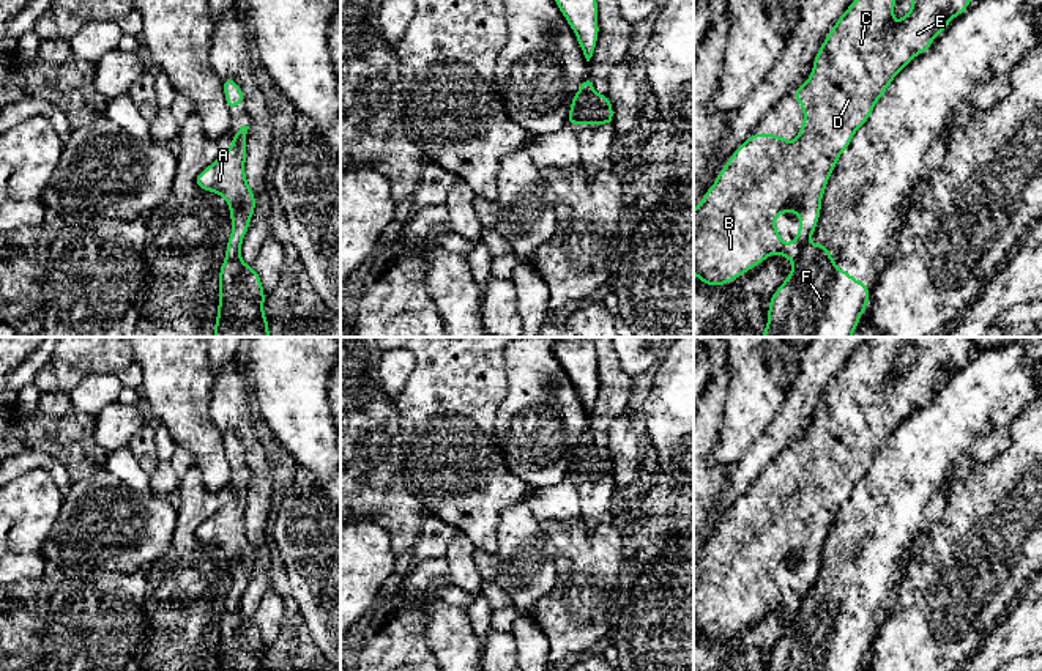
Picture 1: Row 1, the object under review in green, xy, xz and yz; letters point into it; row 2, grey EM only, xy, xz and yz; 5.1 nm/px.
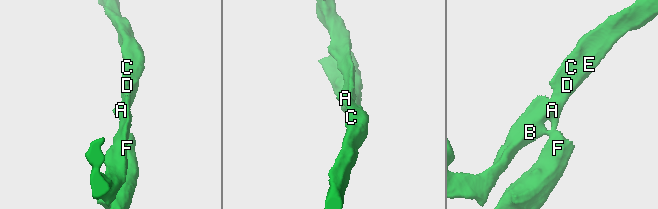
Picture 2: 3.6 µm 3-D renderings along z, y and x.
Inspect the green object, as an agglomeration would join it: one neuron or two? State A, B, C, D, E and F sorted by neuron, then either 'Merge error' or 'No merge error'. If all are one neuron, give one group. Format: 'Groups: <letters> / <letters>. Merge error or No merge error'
Groups: A B C D E / F. Merge error

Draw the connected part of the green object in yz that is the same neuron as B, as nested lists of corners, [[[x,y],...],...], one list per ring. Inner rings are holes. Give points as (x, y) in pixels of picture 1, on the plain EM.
[[[870,337],[839,370],[813,411],[809,432],[793,443],[802,460],[804,476],[795,495],[779,487],[755,487],[741,496],[714,537],[705,545],[694,562],[694,627],[708,639],[725,638],[746,627],[774,606],[796,616],[809,597],[821,565],[821,550],[828,532],[840,510],[850,499],[854,485],[865,477],[875,457],[884,447],[894,430],[919,406],[930,402],[955,369],[966,364],[974,353],[974,337]],[[902,342],[913,347],[911,364],[897,376],[894,359]],[[788,564],[799,569],[796,592],[783,597],[776,581],[776,569]]]

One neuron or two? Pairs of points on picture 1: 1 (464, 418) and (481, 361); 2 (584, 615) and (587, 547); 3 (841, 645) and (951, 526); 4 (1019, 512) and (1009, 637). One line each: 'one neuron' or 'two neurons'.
1: one neuron
2: one neuron
3: two neurons
4: two neurons

